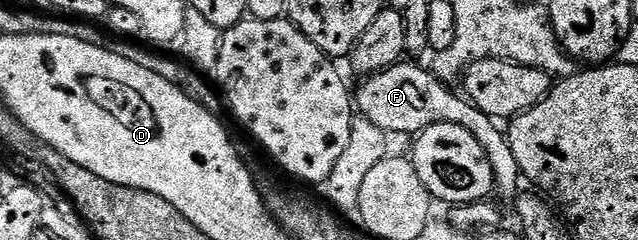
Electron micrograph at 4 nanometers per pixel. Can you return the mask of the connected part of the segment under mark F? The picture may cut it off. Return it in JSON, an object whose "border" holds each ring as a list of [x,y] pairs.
{"border":[[[399,62],[399,63],[395,64],[393,67],[386,68],[384,71],[378,72],[377,74],[369,76],[366,79],[363,79],[361,81],[362,86],[359,88],[358,92],[356,90],[354,100],[356,103],[357,111],[363,116],[363,119],[366,119],[366,120],[372,122],[372,124],[374,126],[380,127],[382,132],[385,132],[385,133],[391,134],[391,135],[393,135],[393,133],[394,133],[394,134],[411,134],[411,136],[412,136],[412,135],[415,135],[417,133],[422,132],[424,129],[427,129],[428,126],[438,125],[438,124],[448,124],[448,125],[456,125],[456,126],[463,127],[464,130],[466,130],[467,132],[472,134],[472,136],[474,138],[476,138],[476,142],[479,142],[480,146],[482,146],[484,149],[485,156],[488,158],[489,165],[492,166],[494,186],[496,189],[497,196],[499,195],[501,200],[504,202],[508,202],[508,204],[515,203],[515,201],[520,193],[520,187],[518,187],[518,186],[519,186],[520,182],[522,183],[522,175],[519,170],[519,163],[516,162],[515,154],[511,150],[510,141],[507,138],[507,135],[503,131],[501,133],[499,130],[499,128],[501,128],[501,127],[493,119],[491,119],[490,116],[484,114],[482,111],[479,110],[479,108],[475,107],[474,104],[472,104],[472,103],[470,103],[470,101],[466,100],[465,97],[462,97],[459,93],[456,93],[457,94],[456,95],[456,94],[450,92],[447,89],[449,87],[443,81],[441,81],[437,76],[435,76],[434,73],[432,73],[429,69],[424,70],[414,64],[406,64],[406,63],[407,62]]]}

